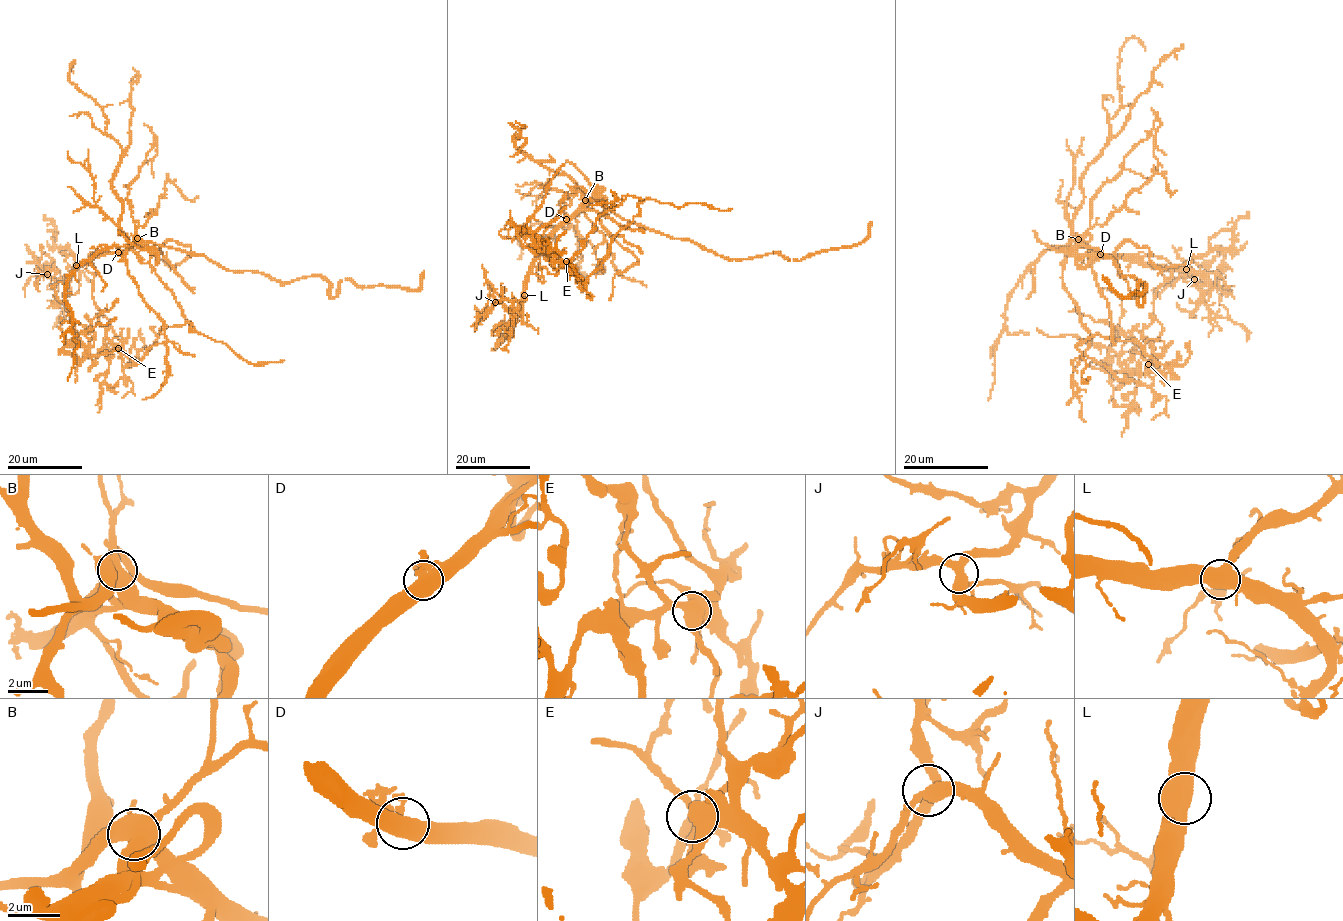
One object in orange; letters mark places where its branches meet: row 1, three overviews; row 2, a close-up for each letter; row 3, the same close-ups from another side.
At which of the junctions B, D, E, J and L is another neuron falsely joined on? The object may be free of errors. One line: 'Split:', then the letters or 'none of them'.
Split: D

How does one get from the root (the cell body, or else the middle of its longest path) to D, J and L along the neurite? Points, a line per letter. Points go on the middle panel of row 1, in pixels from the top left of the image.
D: (552, 234), (566, 219)
J: (552, 234), (529, 273), (523, 307), (511, 313), (495, 302)
L: (552, 234), (529, 273), (524, 295)

